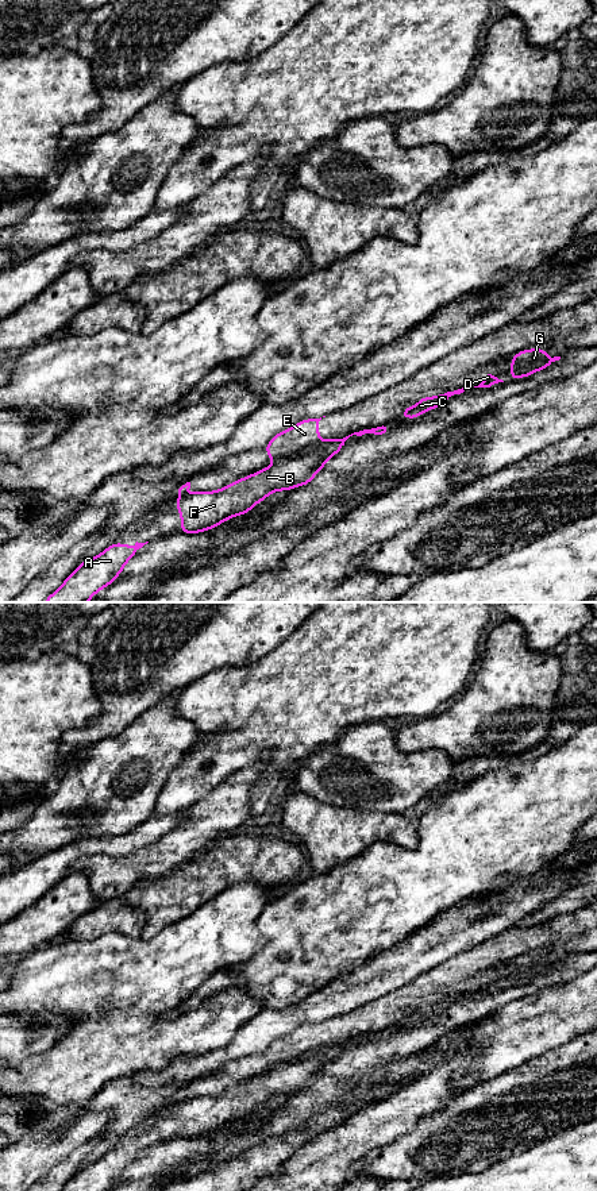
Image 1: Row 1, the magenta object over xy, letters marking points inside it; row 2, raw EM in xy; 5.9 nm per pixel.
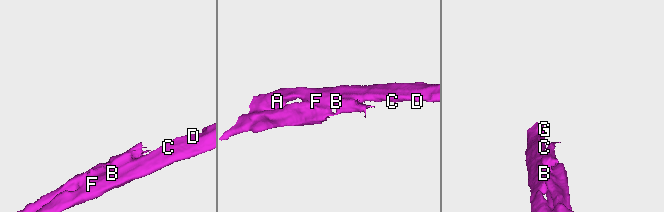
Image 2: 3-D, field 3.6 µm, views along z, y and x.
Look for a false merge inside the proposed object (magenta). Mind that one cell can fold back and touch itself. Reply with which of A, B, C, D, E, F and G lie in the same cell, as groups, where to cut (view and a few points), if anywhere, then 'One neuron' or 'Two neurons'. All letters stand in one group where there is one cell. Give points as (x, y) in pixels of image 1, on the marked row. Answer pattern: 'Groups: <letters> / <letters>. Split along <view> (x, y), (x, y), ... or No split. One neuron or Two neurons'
Groups: A B C D F G / E. Split along xy (322, 440), (292, 457), (278, 457), (274, 459). Two neurons

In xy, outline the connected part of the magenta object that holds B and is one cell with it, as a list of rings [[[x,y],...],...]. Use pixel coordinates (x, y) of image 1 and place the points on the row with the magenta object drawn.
[[[389,424],[354,432],[343,439],[324,440],[303,450],[293,458],[278,458],[249,477],[240,478],[216,492],[197,492],[177,497],[181,514],[181,532],[199,533],[220,525],[223,521],[244,514],[273,492],[292,490],[309,483],[324,469],[324,463],[340,451],[353,436],[371,433],[382,436],[390,431]]]

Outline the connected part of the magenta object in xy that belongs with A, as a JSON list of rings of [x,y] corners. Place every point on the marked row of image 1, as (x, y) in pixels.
[[[136,541],[134,548],[128,544],[113,543],[97,556],[82,562],[45,602],[88,602],[97,591],[112,583],[124,564],[147,543]]]

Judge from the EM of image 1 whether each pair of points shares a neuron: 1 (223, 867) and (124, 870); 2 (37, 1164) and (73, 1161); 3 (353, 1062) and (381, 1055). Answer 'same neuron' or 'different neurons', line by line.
1: different neurons
2: different neurons
3: same neuron

